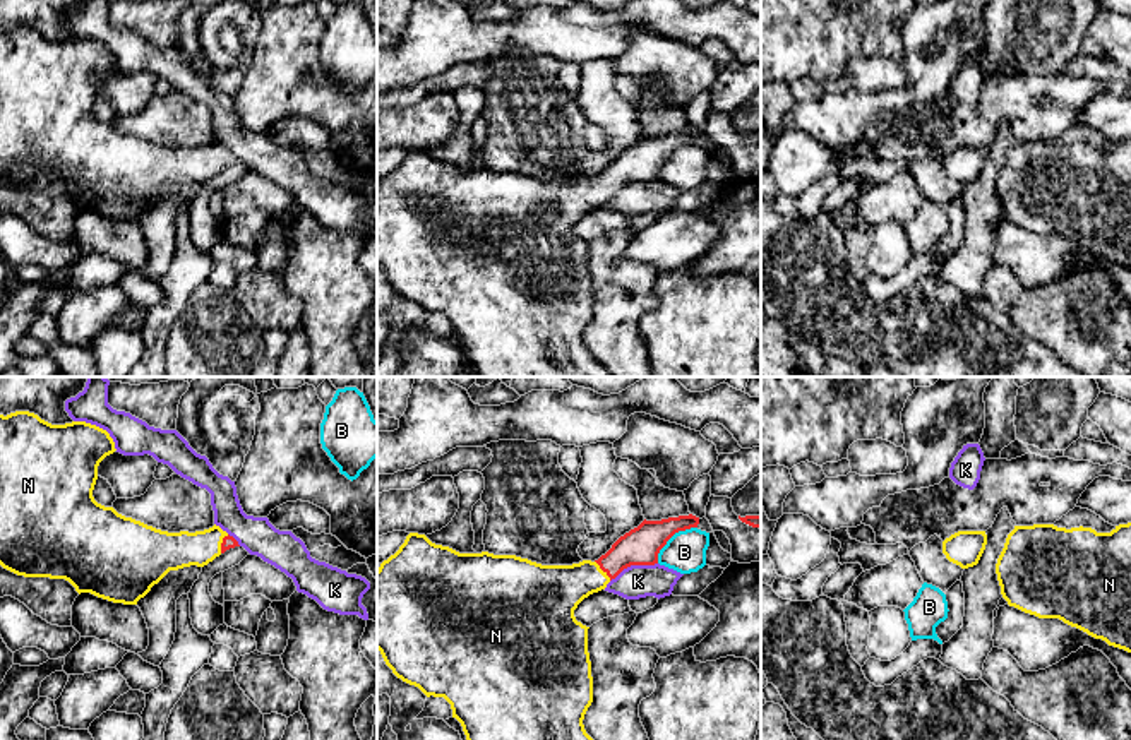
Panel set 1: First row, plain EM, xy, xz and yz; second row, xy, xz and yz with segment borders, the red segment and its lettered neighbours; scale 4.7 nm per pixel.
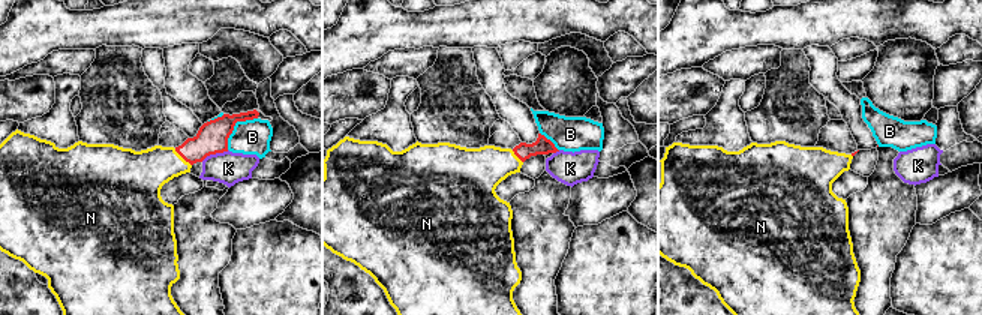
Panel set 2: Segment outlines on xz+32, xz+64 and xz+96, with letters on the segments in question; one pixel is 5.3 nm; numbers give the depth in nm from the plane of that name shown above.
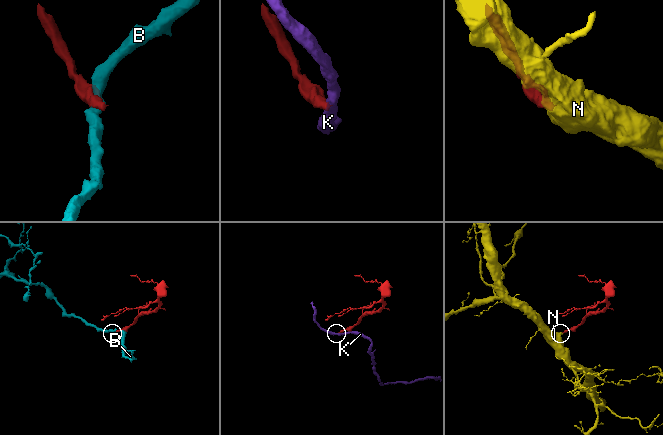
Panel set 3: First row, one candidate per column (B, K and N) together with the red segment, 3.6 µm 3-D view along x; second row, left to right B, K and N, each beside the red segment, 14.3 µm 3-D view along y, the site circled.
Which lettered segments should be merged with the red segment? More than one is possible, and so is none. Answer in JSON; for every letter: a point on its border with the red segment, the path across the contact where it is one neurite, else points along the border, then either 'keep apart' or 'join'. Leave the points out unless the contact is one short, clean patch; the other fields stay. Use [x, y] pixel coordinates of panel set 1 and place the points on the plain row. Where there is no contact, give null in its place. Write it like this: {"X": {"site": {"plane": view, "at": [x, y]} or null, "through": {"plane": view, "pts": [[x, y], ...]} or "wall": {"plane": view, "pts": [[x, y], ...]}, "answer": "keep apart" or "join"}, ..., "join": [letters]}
{"B": {"site": {"plane": "xz", "at": [670, 153]}, "answer": "keep apart"}, "K": {"site": {"plane": "xz", "at": [633, 180]}, "wall": {"plane": "xz", "pts": [[657, 179], [624, 184], [610, 197]]}, "answer": "keep apart"}, "N": {"site": {"plane": "xz", "at": [602, 185]}, "through": {"plane": "xz", "pts": [[641, 161], [624, 168], [602, 185], [595, 192], [554, 208]]}, "answer": "join"}, "join": ["N"]}

